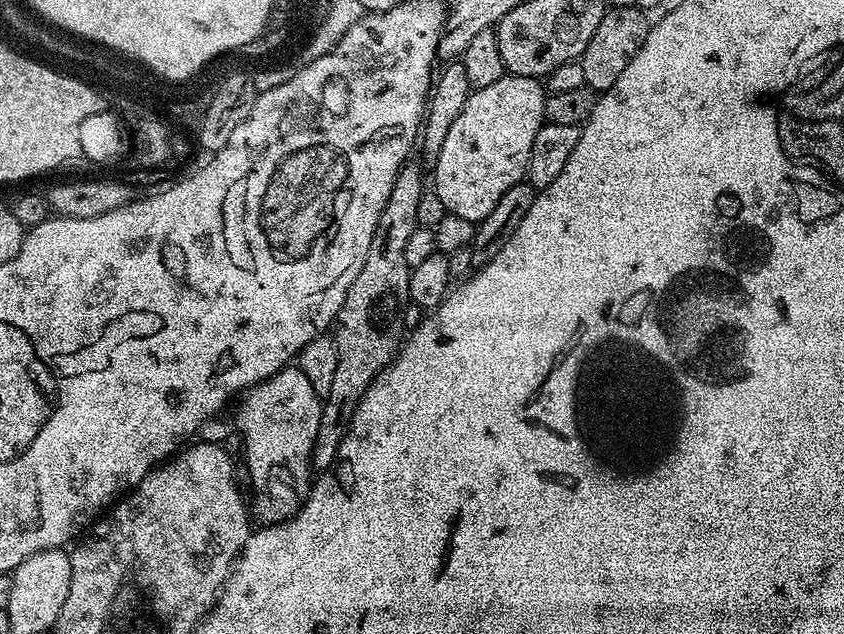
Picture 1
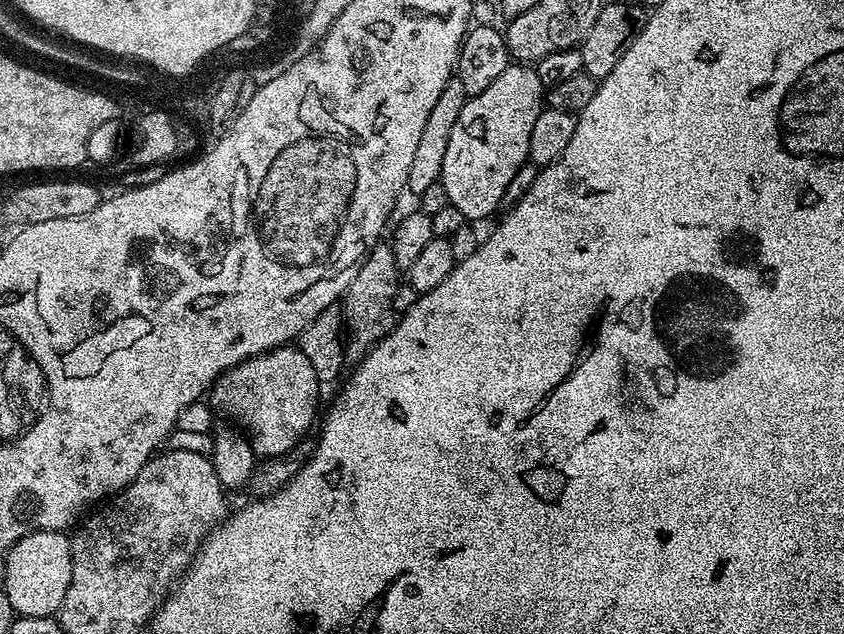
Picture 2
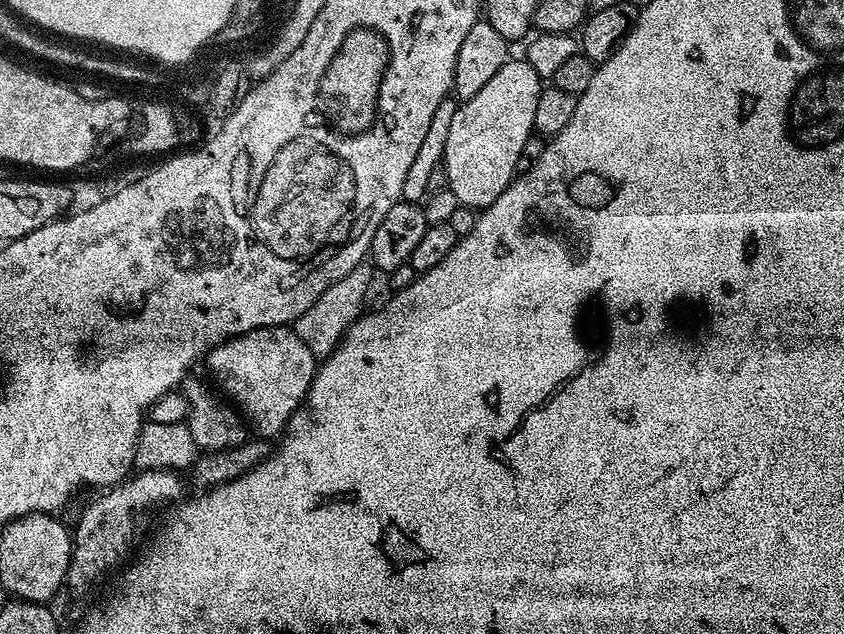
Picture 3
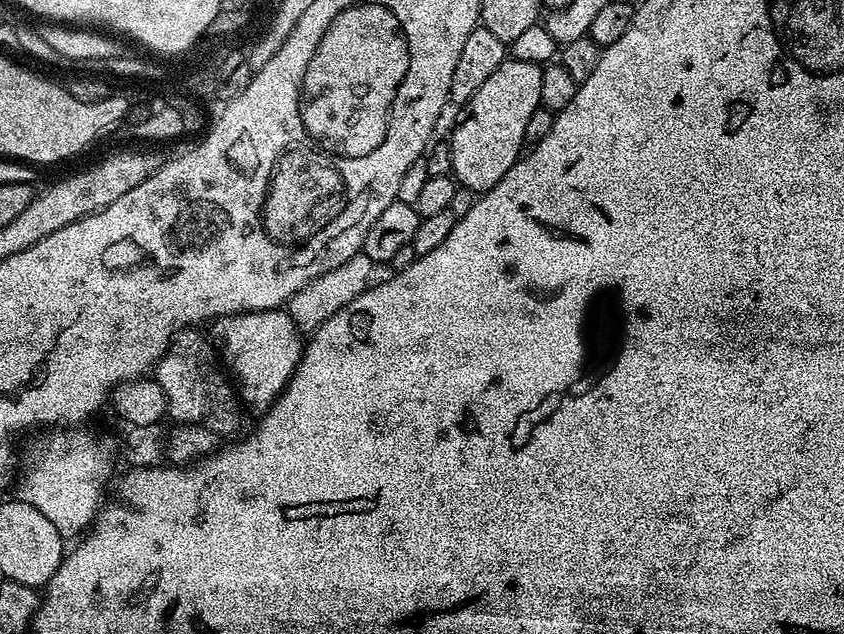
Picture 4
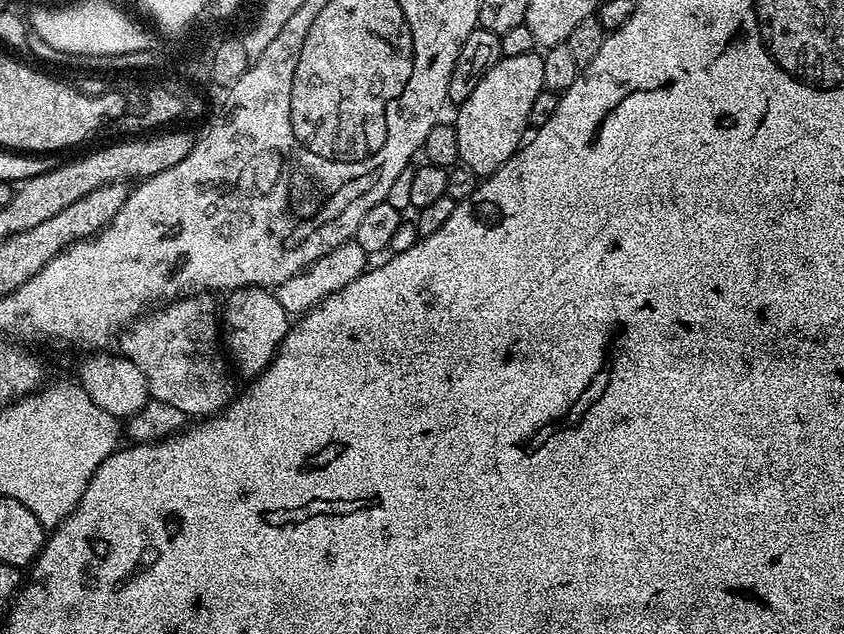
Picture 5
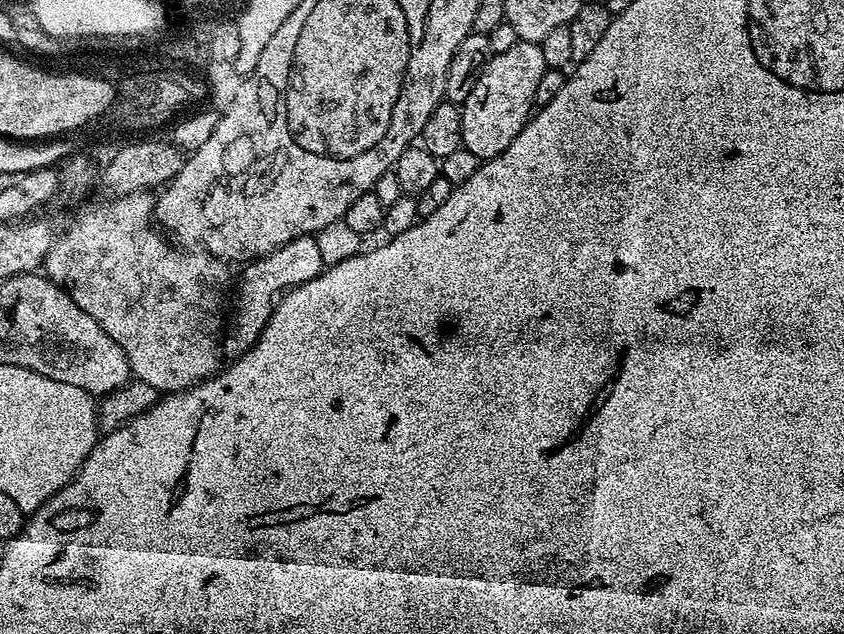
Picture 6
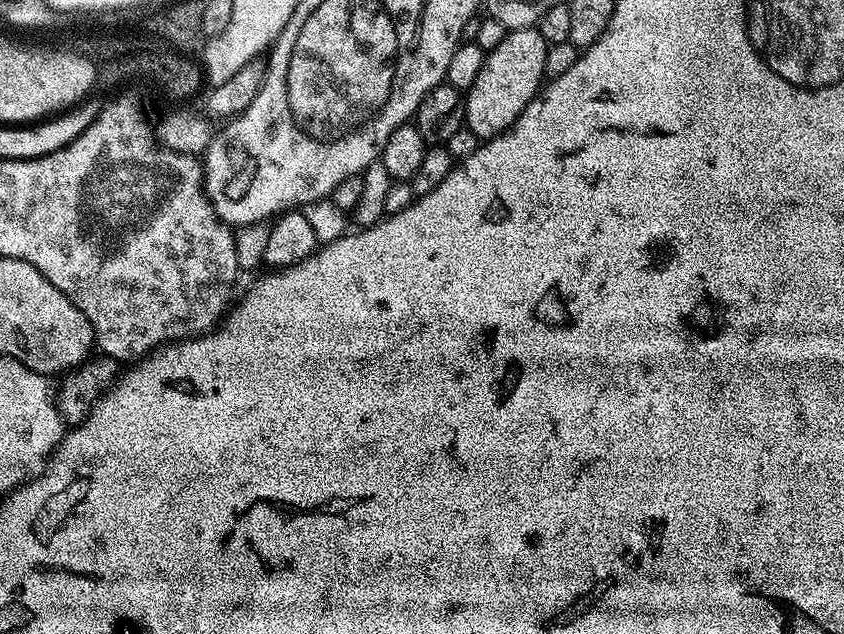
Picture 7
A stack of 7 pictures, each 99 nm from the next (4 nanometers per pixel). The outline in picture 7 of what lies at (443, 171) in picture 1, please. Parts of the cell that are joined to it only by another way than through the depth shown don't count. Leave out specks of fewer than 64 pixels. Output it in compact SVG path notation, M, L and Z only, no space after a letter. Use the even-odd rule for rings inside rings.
M535 26L508 31L506 38L486 53L482 70L478 70L478 78L474 78L474 86L468 88L462 100L464 123L481 141L502 134L541 91L548 45L539 27Z

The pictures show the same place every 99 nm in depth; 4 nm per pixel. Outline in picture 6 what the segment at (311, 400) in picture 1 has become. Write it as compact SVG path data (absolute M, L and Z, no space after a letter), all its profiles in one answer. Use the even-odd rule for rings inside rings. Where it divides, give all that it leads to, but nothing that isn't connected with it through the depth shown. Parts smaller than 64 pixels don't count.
M315 235L299 236L286 246L274 250L269 256L262 256L243 265L240 277L235 277L236 301L230 304L230 319L226 324L226 348L232 354L239 354L253 348L262 334L274 307L274 301L289 287L288 276L296 278L311 278L323 272L326 265L322 258L322 250L318 250Z

